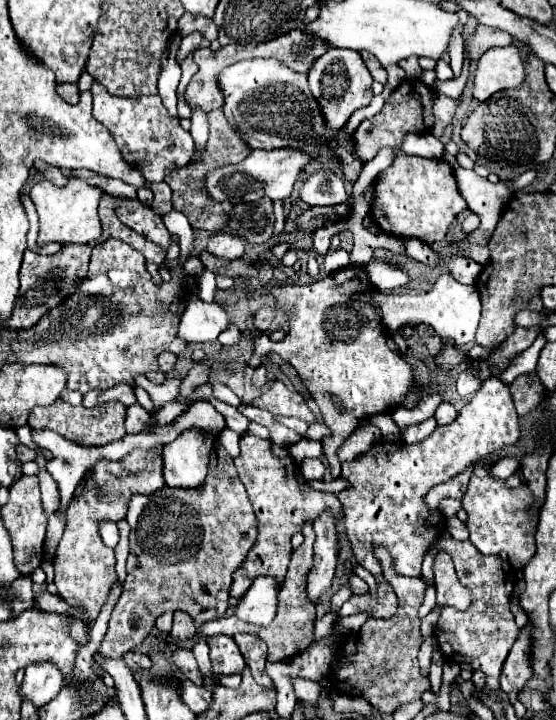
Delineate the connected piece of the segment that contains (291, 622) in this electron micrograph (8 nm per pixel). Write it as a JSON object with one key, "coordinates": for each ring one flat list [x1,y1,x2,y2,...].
{"coordinates":[[306,525,302,527,302,533,304,533,304,543,294,549,292,553,292,559,290,559,290,567,288,567,288,573,284,577,284,587,282,591,278,593,278,613,274,617,274,621,266,627,262,625,250,625,250,623,242,623,240,619,234,619,234,617,222,617,222,619,216,619,216,621,210,621,210,623,204,623,202,629,196,633,194,639,187,641,175,641,170,635,167,637,169,644,176,644,180,648,192,649,200,637,212,637,212,635,218,635,218,633,226,633,226,635,236,635,236,633,252,633,252,635,258,635,260,639,266,641,268,645,268,661,282,661,282,659,288,659,288,657,294,657,296,653,304,651,312,639,314,639,314,625,316,625,316,613,314,613,314,603,310,601,308,593,306,593,306,577,308,573,312,571,312,565,314,565,314,551,312,551,312,545,314,545,314,539,316,539,316,533,312,529,312,525]]}

